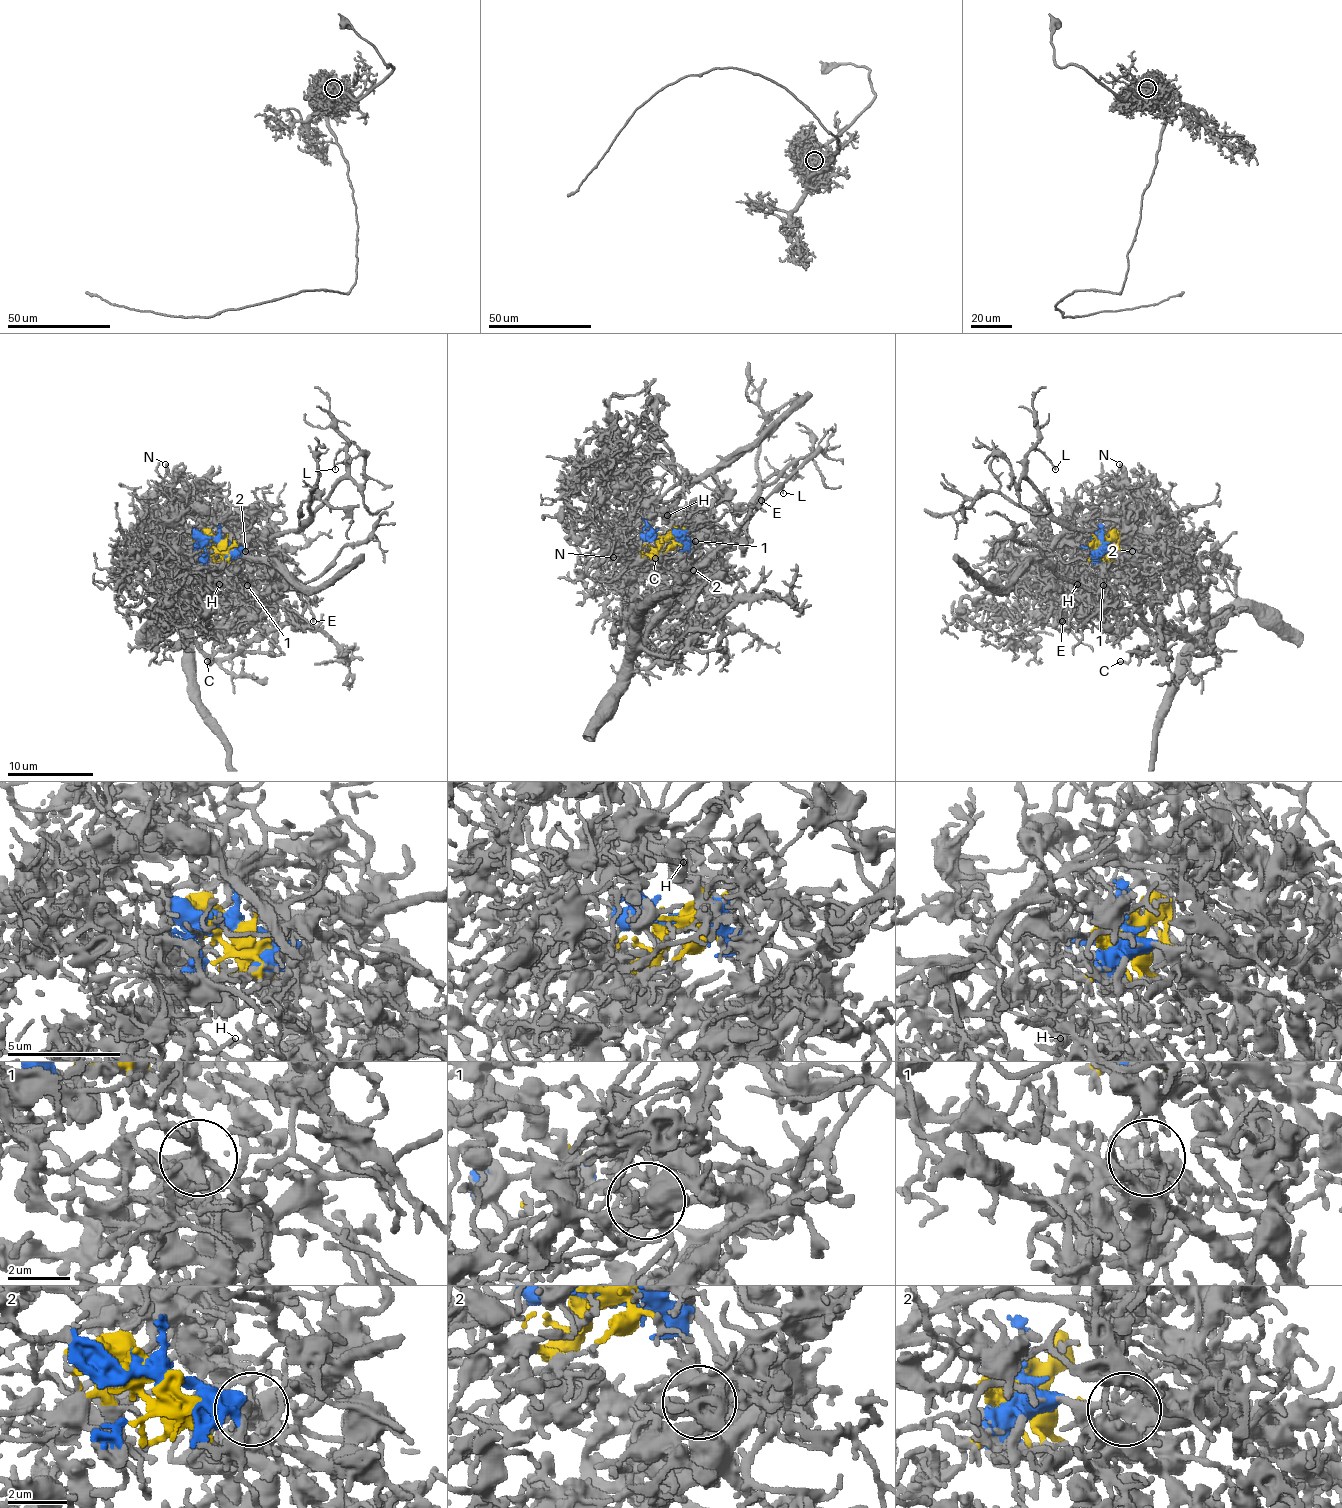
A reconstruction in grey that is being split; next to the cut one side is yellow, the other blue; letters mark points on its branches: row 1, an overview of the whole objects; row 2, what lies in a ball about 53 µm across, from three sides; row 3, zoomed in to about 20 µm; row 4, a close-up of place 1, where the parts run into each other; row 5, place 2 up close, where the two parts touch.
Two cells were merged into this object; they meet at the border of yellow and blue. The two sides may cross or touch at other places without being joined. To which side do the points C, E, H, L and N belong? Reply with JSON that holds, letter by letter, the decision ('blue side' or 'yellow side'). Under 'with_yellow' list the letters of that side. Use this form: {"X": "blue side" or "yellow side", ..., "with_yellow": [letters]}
{"C": "blue side", "E": "yellow side", "H": "yellow side", "L": "blue side", "N": "yellow side", "with_yellow": ["E", "H", "N"]}

